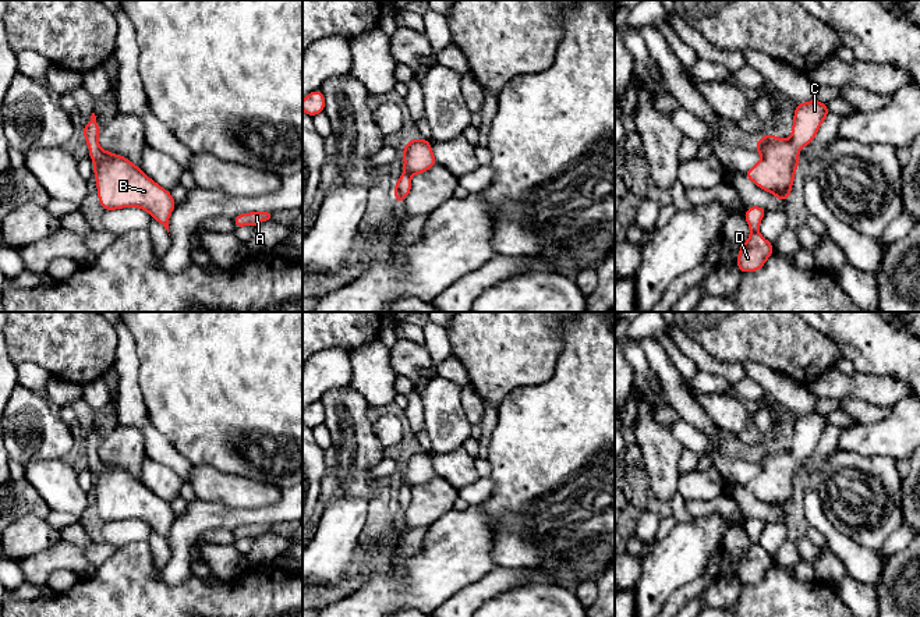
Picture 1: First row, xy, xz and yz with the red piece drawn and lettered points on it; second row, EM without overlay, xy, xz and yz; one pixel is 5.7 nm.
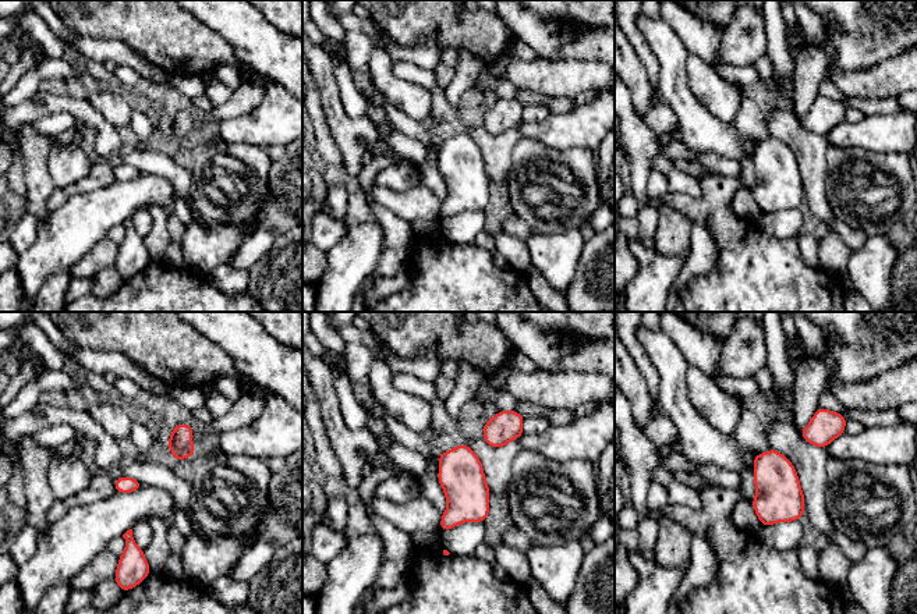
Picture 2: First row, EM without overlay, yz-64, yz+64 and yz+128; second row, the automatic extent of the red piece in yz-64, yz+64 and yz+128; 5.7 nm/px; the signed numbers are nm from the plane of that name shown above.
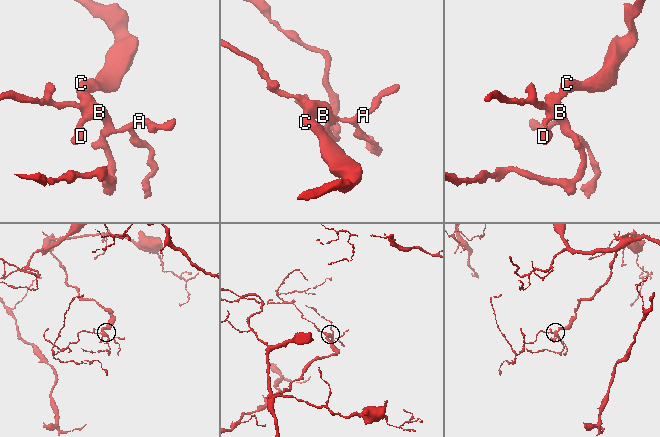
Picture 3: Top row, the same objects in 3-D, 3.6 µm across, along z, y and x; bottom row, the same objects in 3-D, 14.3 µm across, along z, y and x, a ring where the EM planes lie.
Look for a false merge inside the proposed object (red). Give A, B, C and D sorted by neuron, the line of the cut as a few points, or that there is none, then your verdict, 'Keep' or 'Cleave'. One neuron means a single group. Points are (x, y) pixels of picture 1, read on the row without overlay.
Groups: A B C D. No split. Keep

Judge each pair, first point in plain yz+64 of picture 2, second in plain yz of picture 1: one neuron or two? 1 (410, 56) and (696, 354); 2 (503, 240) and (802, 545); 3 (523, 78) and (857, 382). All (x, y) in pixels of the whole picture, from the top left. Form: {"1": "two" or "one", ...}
{"1": "one", "2": "one", "3": "one"}

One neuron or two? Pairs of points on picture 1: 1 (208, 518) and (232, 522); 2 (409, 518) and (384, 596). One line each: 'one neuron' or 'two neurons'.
1: one neuron
2: two neurons

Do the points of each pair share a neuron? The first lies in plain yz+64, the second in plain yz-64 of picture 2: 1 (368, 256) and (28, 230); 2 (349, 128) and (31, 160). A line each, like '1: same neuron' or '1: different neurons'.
1: different neurons
2: same neuron

